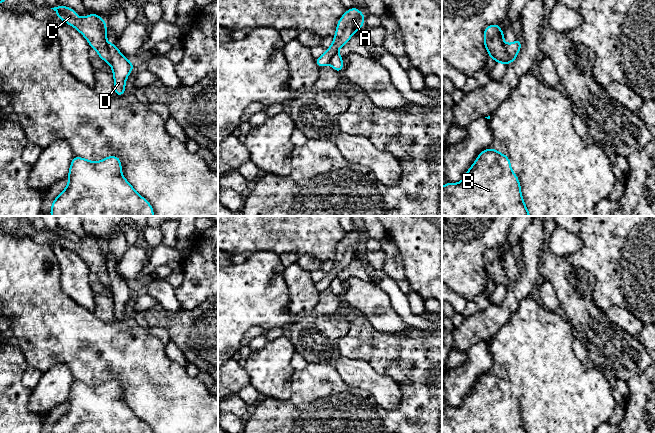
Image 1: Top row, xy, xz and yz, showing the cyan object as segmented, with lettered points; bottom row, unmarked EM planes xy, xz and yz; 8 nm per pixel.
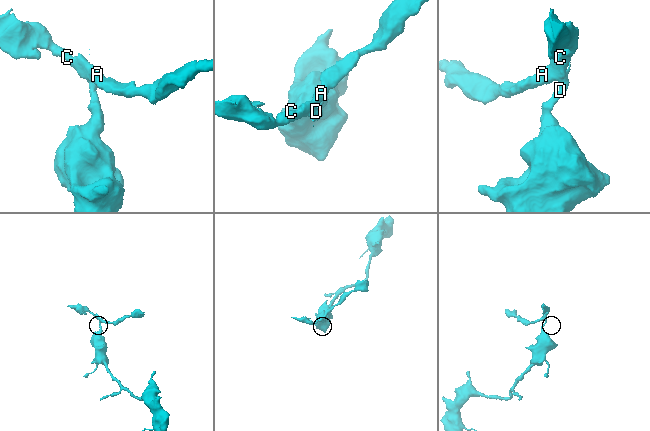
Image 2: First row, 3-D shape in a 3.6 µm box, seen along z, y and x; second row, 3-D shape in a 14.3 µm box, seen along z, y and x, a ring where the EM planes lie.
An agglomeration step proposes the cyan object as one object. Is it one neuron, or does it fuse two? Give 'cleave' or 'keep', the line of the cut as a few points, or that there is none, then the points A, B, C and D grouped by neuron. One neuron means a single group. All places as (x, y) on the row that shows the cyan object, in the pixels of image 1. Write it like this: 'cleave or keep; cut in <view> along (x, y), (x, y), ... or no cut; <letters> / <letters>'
cleave; cut in yz along (504, 44), (506, 59), (503, 63); A C / B D

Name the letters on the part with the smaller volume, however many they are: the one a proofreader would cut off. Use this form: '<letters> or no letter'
A, C

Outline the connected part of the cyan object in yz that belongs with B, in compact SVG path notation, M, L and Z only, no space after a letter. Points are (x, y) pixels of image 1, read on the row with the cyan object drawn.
M493 147L480 152L461 182L446 182L442 187L442 216L531 216L521 194L519 179L511 169L509 157Z

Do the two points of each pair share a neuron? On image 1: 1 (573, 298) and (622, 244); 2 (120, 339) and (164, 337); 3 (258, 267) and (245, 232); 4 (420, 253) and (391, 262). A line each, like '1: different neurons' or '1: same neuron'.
1: different neurons
2: different neurons
3: different neurons
4: different neurons

